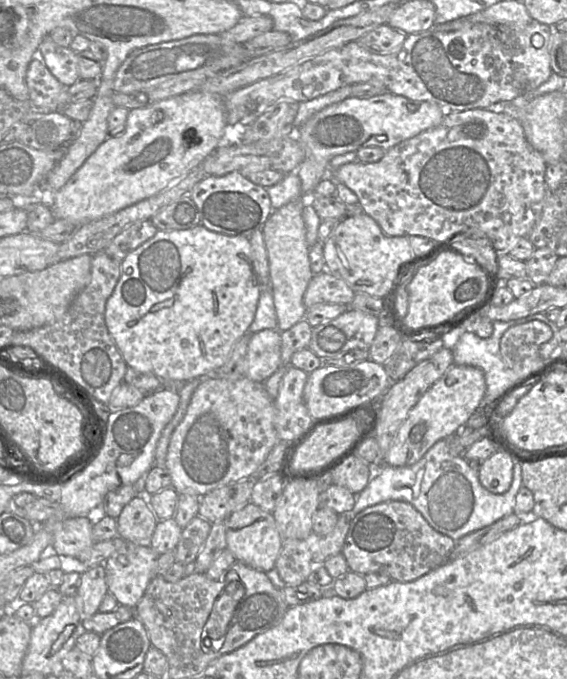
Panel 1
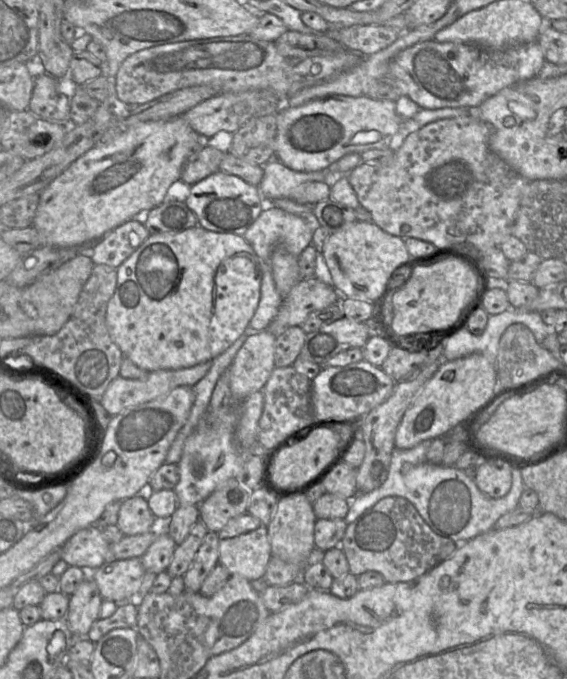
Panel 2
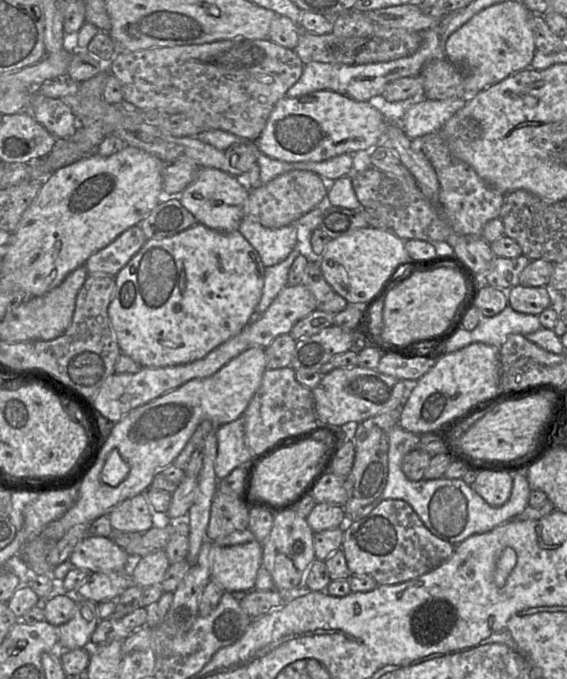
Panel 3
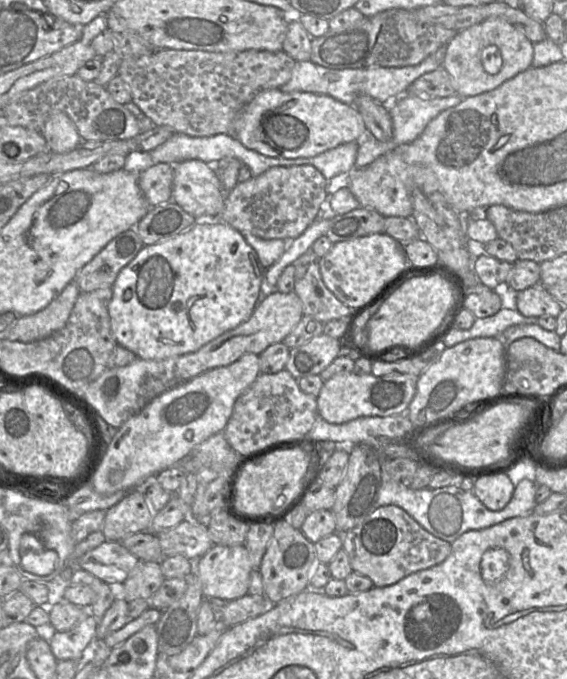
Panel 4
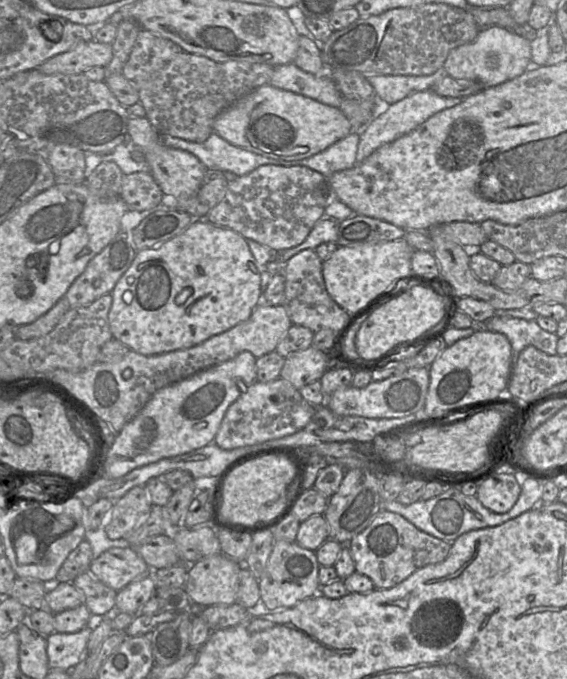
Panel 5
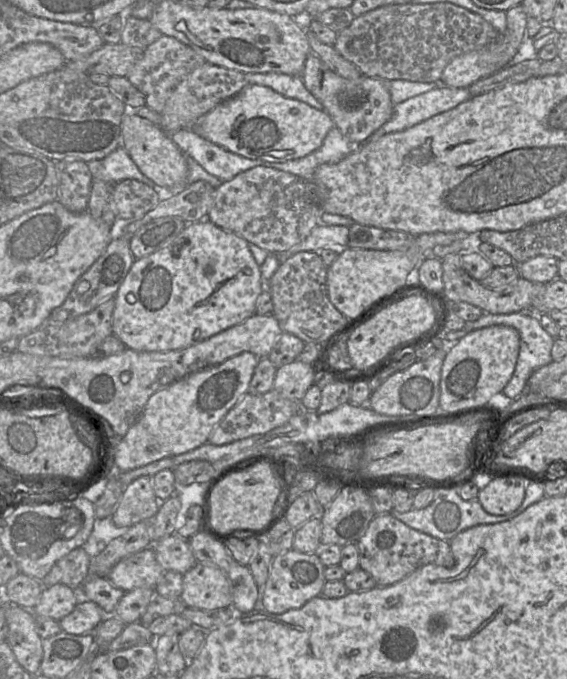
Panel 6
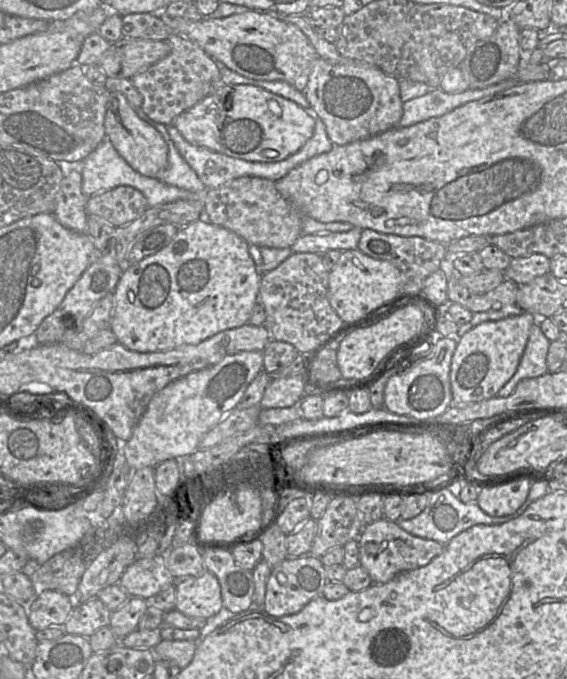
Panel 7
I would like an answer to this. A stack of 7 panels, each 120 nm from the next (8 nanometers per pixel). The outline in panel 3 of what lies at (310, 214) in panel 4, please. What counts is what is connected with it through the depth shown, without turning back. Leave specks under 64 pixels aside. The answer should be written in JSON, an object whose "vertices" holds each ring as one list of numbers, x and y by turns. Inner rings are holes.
{"vertices":[[291,170,268,183,249,190,244,206,245,216,267,228,276,229,295,223,300,217,327,201,329,191,323,178,308,170]]}

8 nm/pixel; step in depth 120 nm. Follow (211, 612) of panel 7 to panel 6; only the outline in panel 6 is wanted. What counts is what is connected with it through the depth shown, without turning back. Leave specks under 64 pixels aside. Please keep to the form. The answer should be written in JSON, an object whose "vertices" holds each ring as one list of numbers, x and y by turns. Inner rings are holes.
{"vertices":[[196,563,183,575,180,598,187,608,232,608,230,586,224,573,216,566,201,563]]}

